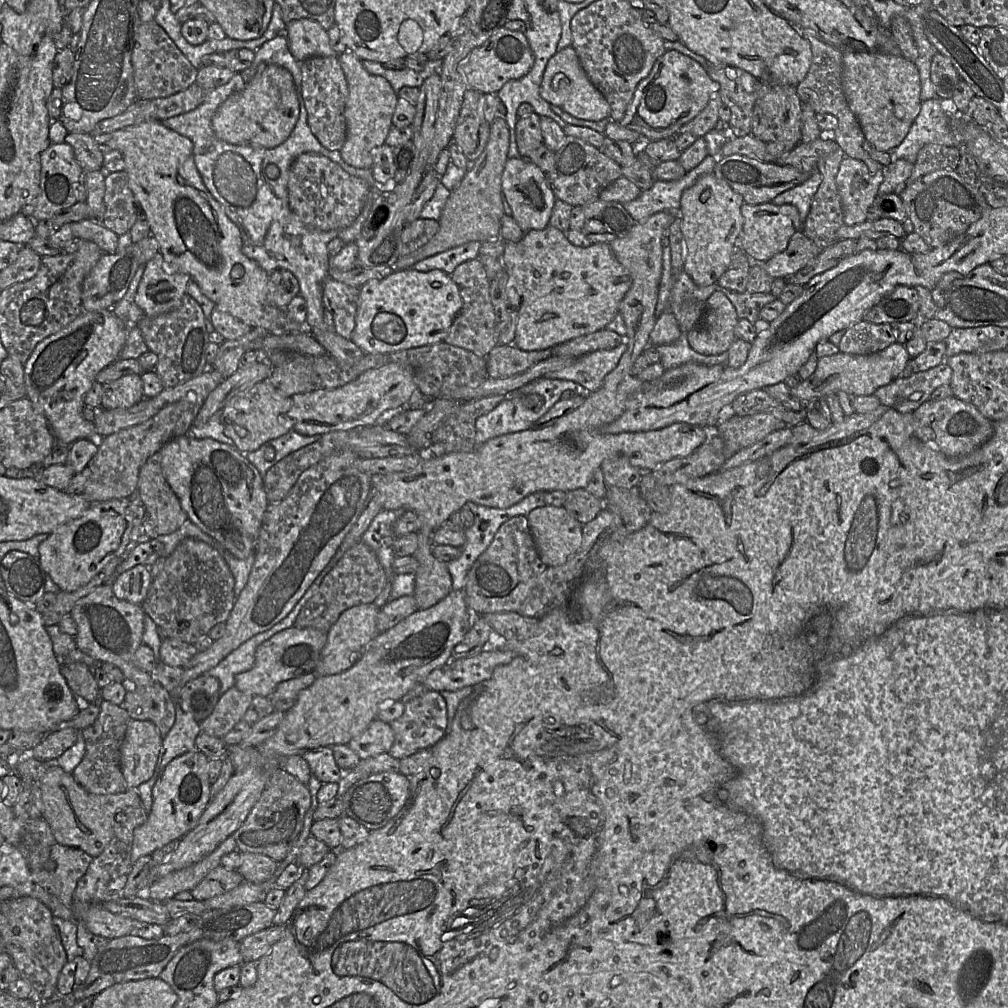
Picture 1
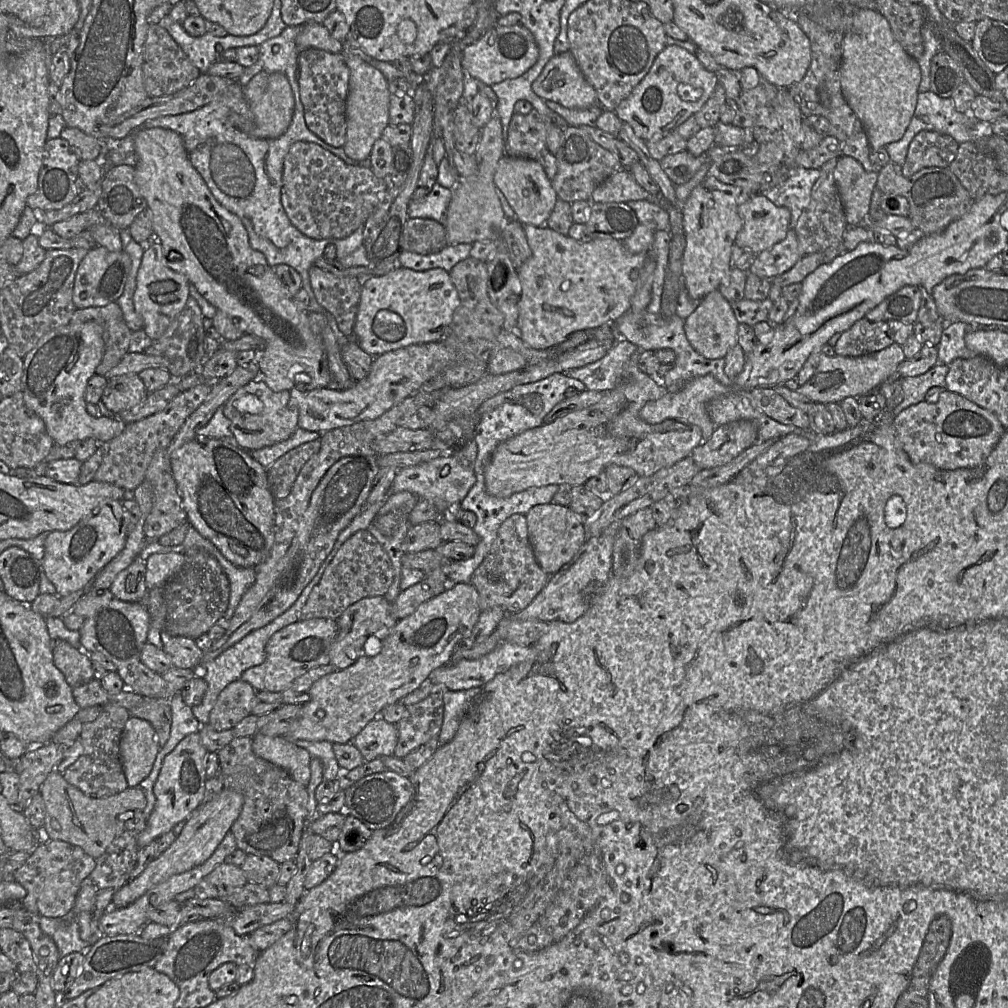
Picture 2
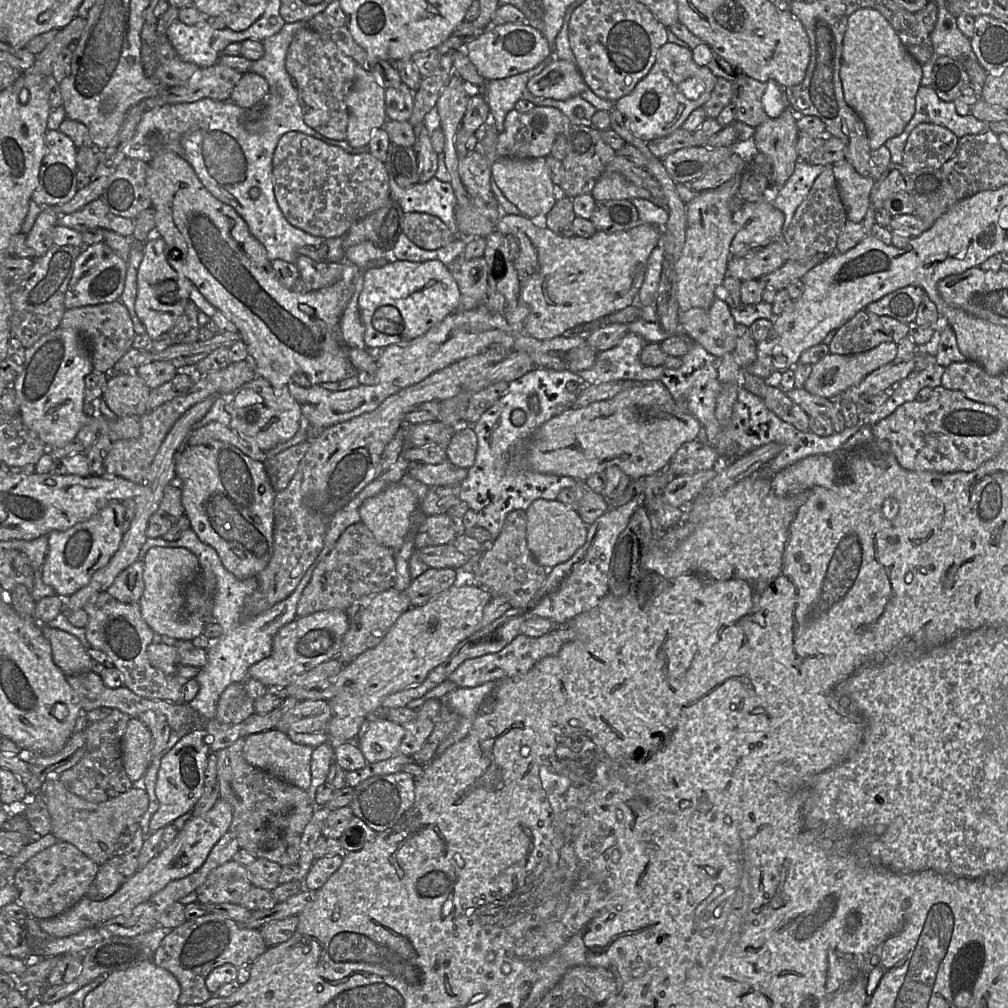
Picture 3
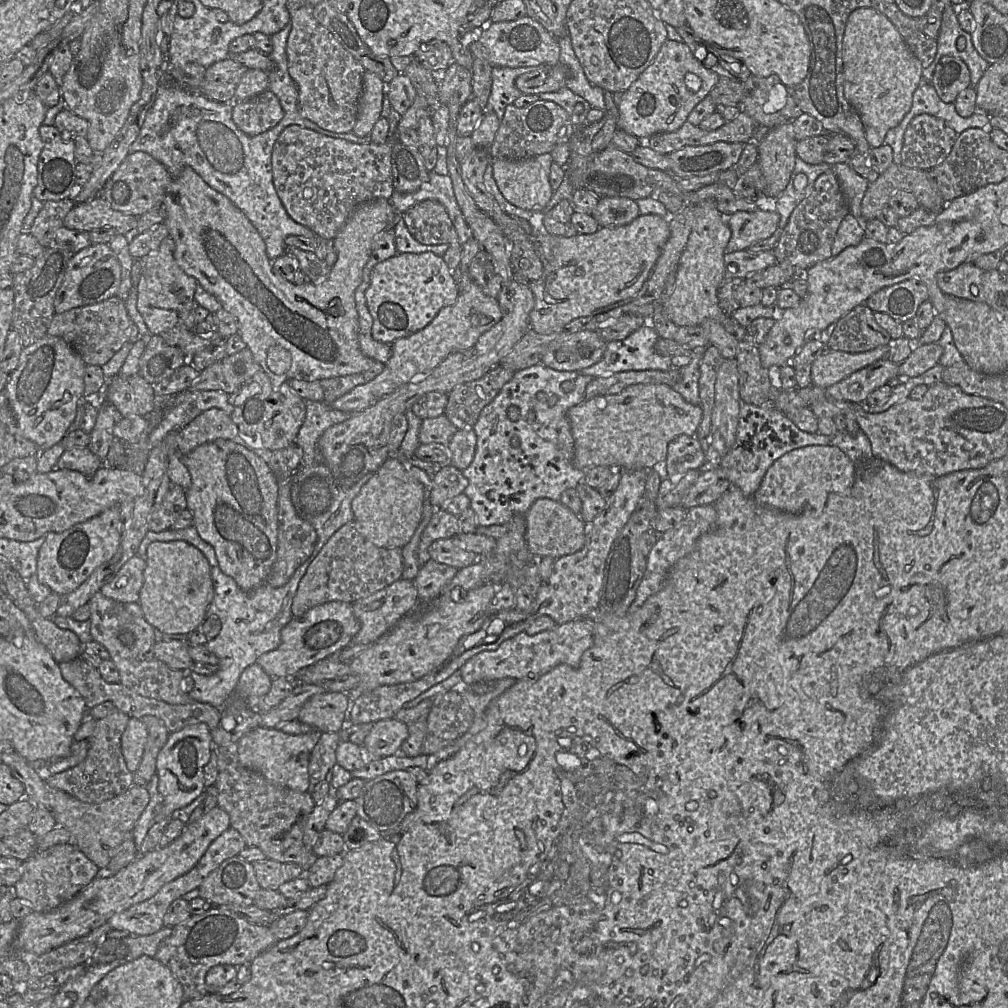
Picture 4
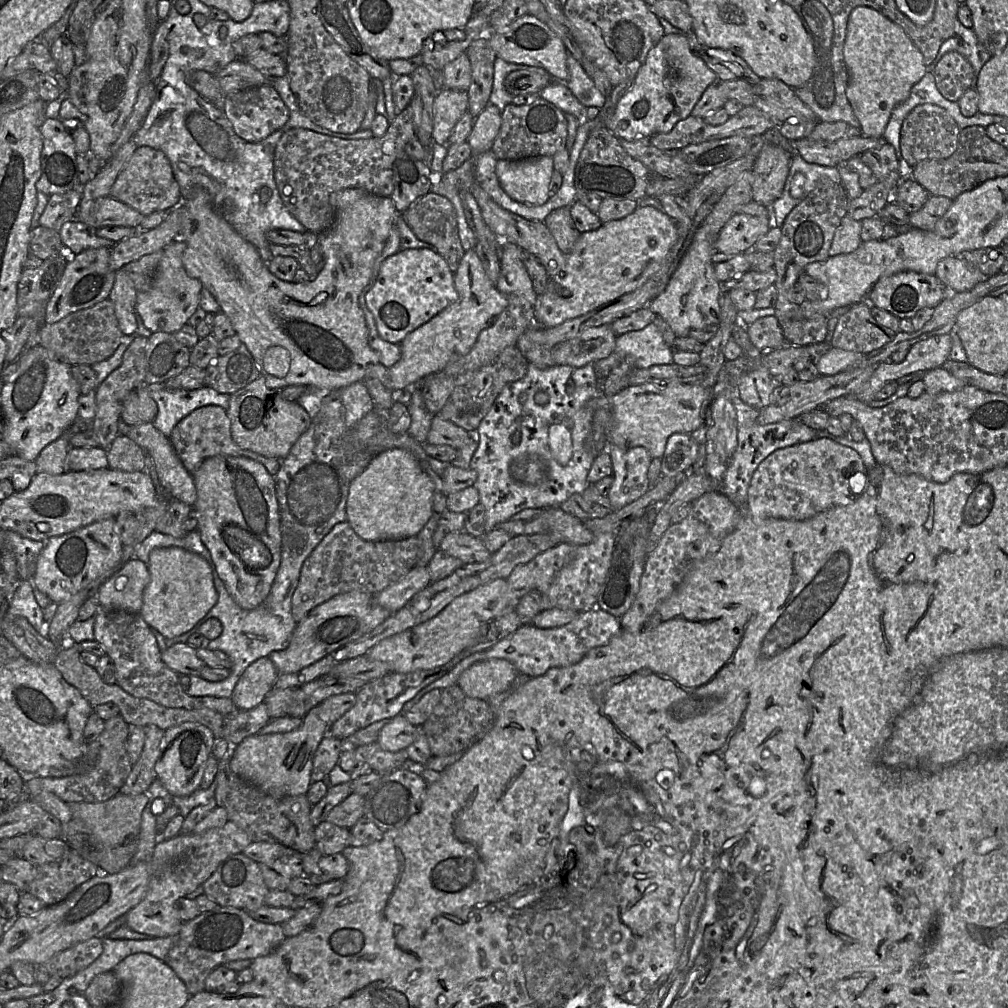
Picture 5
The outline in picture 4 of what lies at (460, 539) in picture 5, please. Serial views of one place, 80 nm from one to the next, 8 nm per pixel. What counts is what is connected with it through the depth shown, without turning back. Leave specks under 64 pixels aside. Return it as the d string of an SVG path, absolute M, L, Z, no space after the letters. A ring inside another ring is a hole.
M455 536L434 541L428 548L428 553L430 559L456 569L470 566L479 558L477 554L463 549Z

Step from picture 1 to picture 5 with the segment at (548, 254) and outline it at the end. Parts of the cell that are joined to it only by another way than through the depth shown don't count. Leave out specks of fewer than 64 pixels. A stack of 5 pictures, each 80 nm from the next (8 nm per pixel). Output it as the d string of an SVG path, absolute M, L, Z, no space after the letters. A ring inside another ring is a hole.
M638 206L633 213L620 220L604 223L596 230L582 233L572 251L566 256L564 276L549 277L545 291L538 295L534 311L535 324L543 328L552 328L635 291L659 270L677 238L676 222L664 211L653 206Z

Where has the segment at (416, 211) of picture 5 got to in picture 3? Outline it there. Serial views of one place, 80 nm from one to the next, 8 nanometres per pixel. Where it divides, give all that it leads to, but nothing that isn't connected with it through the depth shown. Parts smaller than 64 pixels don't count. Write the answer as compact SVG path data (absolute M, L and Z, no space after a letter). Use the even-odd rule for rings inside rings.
M422 212L404 215L403 233L411 242L424 250L439 249L456 238L440 218Z

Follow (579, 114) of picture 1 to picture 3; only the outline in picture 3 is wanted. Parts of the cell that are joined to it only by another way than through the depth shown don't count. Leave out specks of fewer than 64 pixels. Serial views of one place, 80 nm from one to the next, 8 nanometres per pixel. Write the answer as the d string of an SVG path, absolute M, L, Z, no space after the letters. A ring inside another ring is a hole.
M555 58L542 72L528 80L527 88L535 97L566 100L589 87L576 64Z

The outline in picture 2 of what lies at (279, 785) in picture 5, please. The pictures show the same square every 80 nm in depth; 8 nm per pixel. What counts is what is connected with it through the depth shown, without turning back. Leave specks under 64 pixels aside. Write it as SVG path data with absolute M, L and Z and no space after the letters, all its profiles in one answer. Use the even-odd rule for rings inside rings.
M257 733L252 737L255 755L284 769L298 783L307 787L311 778L310 753L284 736L266 736Z

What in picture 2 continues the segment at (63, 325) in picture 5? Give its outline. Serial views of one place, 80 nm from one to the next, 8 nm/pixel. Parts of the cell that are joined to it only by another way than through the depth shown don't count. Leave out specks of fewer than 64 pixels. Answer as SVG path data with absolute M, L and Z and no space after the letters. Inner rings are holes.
M116 302L103 307L76 309L70 323L94 321L103 328L104 354L95 374L105 376L128 353L132 331Z

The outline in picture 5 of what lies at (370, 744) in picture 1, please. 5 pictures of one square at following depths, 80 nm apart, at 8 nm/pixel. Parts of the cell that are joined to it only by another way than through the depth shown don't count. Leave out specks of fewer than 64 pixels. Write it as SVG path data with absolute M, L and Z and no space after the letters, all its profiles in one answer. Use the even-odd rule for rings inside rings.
M399 714L383 726L377 743L386 751L405 751L415 740L420 728L412 725L403 714Z

